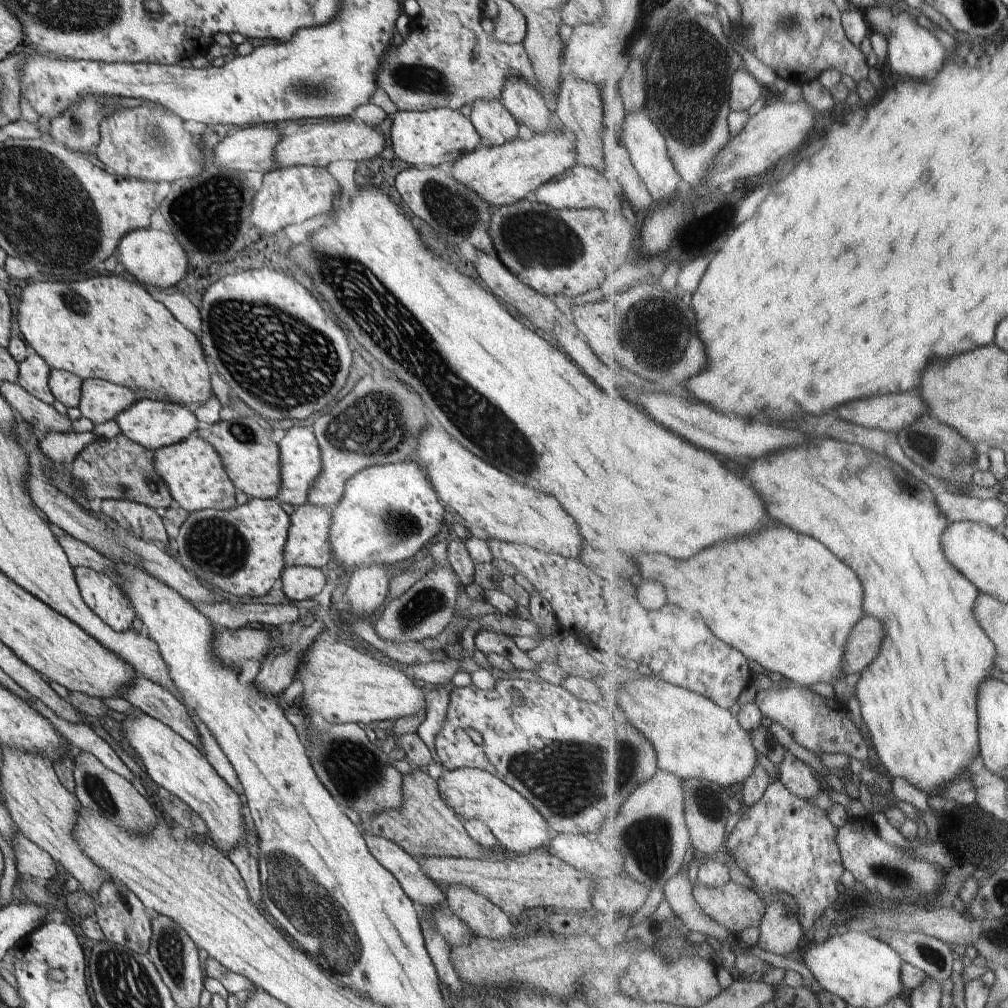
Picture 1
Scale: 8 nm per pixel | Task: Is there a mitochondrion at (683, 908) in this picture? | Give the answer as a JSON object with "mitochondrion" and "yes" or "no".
{"mitochondrion":"no"}

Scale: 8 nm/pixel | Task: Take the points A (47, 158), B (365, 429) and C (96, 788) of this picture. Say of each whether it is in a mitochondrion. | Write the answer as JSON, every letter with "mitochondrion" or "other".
{"A":"mitochondrion","B":"mitochondrion","C":"mitochondrion"}

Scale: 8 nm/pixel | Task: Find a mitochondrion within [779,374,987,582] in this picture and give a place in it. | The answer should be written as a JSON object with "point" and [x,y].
{"point":[926,447]}

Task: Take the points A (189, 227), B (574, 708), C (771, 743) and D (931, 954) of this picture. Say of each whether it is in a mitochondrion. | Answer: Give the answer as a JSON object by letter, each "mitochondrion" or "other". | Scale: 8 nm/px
{"A":"other","B":"other","C":"other","D":"mitochondrion"}

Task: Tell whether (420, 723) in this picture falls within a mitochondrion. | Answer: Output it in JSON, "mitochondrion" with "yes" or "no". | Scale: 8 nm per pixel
{"mitochondrion":"no"}

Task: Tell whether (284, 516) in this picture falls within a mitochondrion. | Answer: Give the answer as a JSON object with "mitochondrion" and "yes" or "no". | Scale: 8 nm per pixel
{"mitochondrion":"no"}

